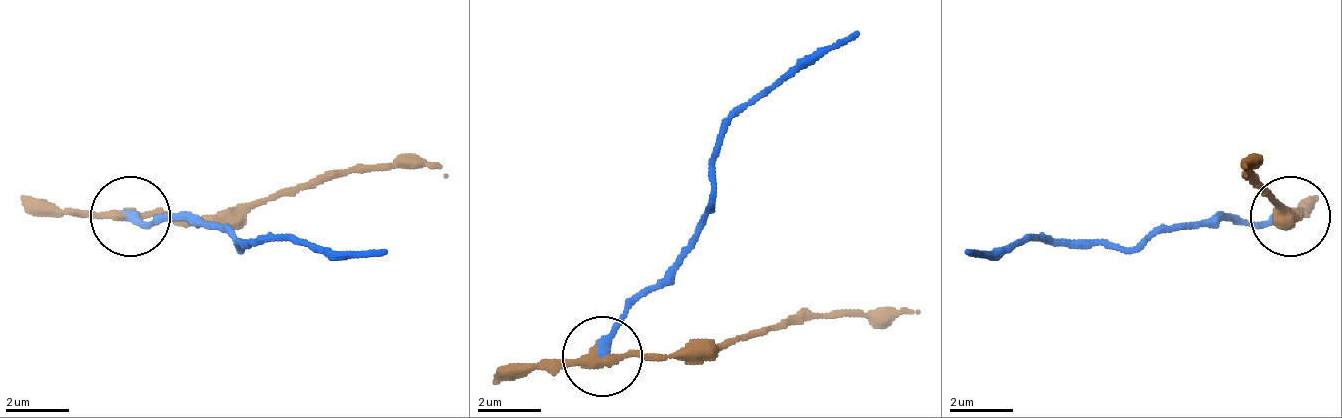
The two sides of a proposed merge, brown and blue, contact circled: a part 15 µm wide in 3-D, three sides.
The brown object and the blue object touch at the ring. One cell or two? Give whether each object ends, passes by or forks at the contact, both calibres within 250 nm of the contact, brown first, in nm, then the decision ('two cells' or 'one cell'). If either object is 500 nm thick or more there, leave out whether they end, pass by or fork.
brown passes by; blue ends there; 280 nm thick on the brown side, 300 nm on the other; two cells

